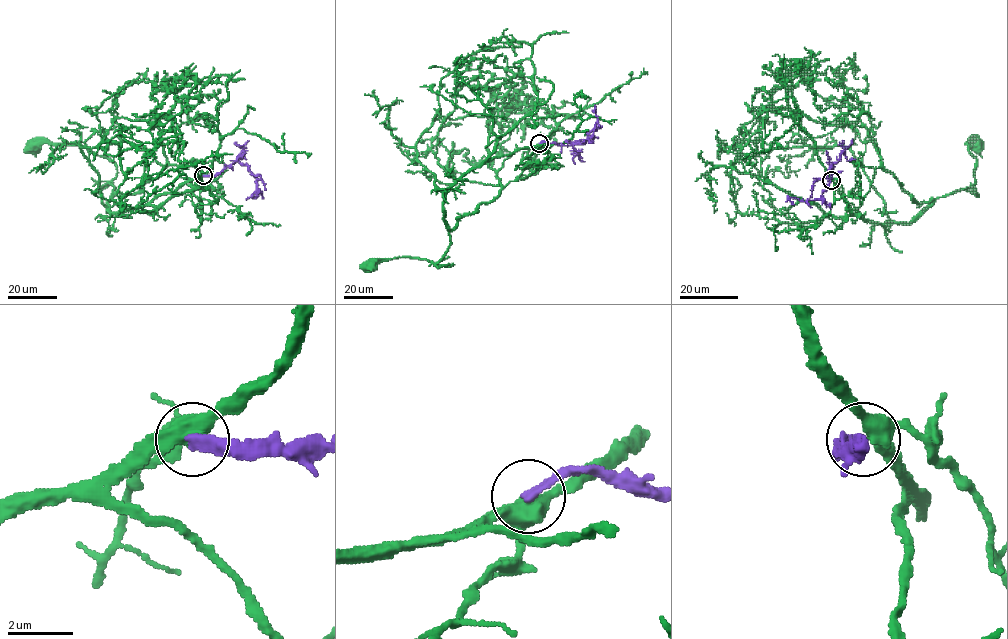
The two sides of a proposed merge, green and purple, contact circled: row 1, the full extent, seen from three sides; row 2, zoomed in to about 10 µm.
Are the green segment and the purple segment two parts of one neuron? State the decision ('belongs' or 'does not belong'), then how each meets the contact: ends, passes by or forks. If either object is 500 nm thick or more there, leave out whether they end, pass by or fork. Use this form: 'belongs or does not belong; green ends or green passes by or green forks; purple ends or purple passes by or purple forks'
does not belong; green forks; purple ends

